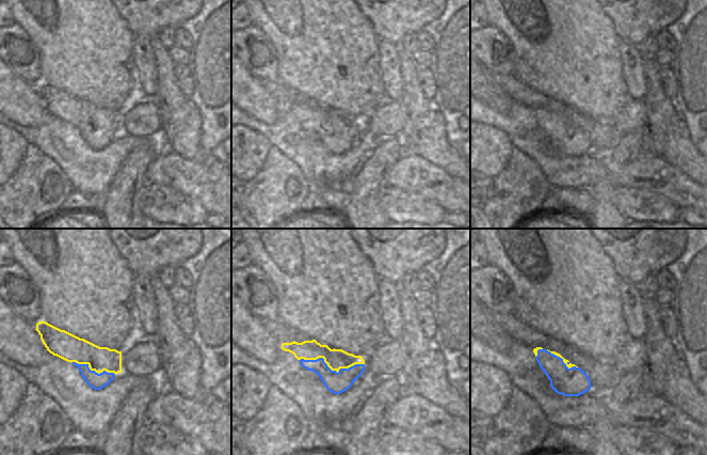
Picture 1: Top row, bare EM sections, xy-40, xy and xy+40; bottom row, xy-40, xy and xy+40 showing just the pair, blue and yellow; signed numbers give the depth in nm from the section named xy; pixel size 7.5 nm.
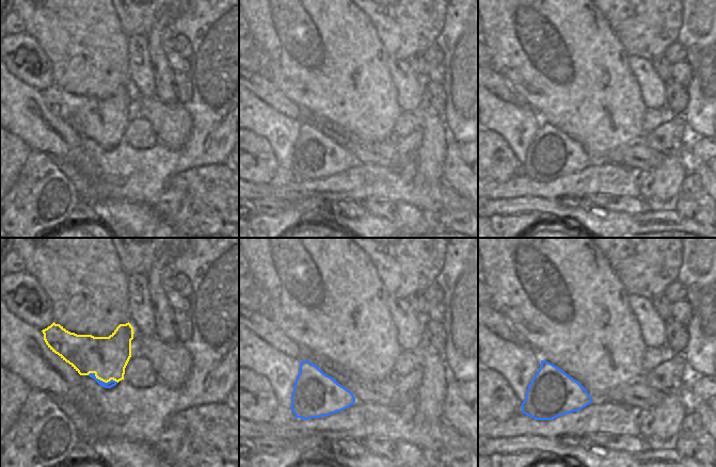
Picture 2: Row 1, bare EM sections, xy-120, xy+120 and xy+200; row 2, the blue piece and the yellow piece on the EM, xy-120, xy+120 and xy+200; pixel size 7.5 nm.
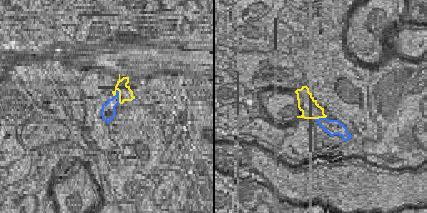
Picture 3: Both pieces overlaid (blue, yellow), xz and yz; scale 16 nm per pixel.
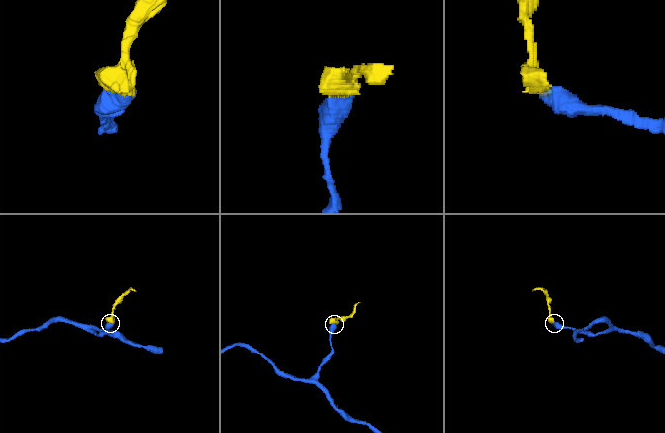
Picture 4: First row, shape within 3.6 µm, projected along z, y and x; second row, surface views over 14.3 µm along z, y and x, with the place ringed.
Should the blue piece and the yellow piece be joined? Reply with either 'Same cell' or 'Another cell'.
Another cell

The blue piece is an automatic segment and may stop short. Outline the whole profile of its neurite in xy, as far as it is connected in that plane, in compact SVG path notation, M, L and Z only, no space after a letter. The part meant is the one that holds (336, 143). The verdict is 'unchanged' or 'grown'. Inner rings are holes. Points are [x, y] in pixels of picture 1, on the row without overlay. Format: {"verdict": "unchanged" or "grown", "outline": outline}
{"verdict": "unchanged", "outline": "M323 119L299 122L304 129L317 134L326 150L334 155L340 155L351 148L365 130L365 125L355 125L349 129L340 129L337 134L327 127Z"}

